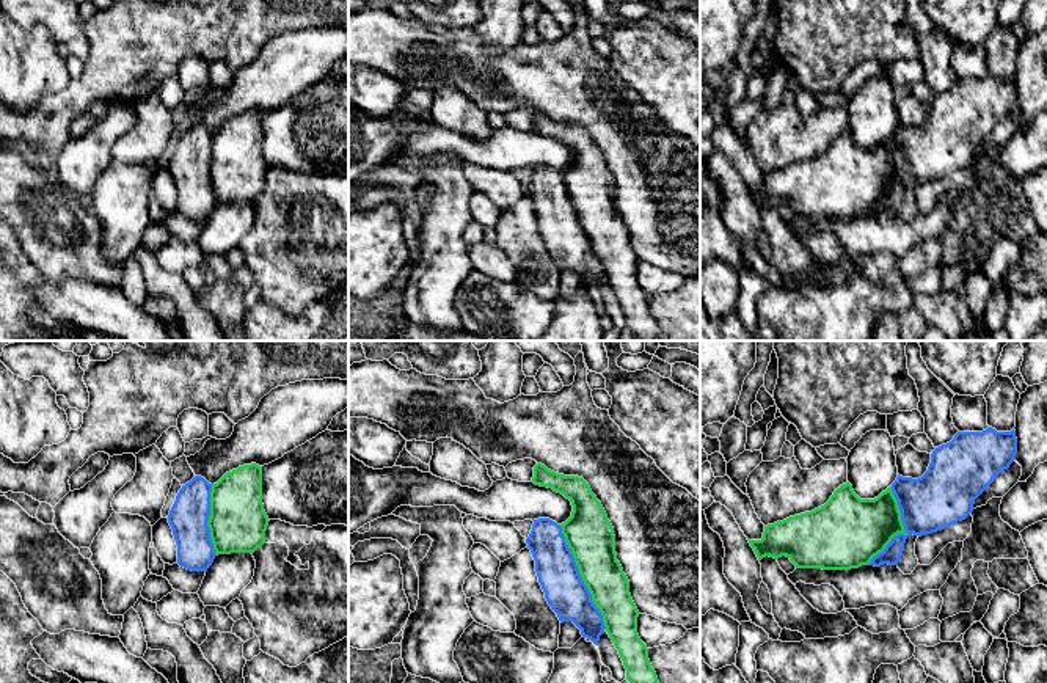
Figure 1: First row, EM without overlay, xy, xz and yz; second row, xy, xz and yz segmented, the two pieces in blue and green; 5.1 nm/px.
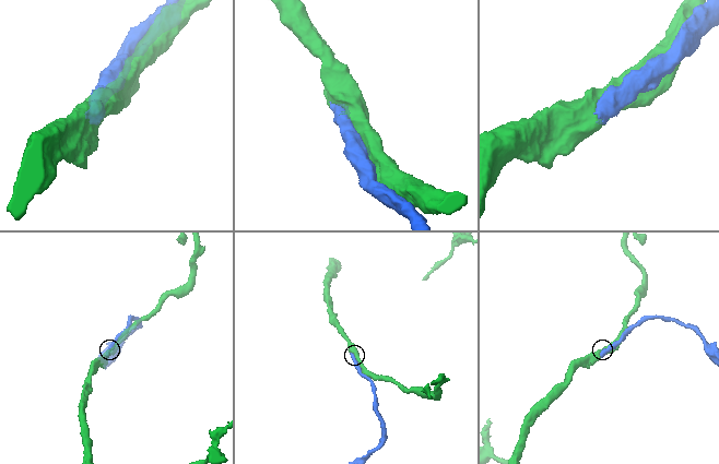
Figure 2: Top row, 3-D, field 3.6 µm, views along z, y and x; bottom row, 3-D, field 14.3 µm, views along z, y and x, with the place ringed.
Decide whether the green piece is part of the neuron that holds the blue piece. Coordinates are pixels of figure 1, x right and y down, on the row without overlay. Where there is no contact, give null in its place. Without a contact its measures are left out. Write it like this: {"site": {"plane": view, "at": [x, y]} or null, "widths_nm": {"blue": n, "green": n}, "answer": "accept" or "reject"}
{"site": {"plane": "xz", "at": [580, 225]}, "widths_nm": {"blue": 220, "green": 240}, "answer": "accept"}

